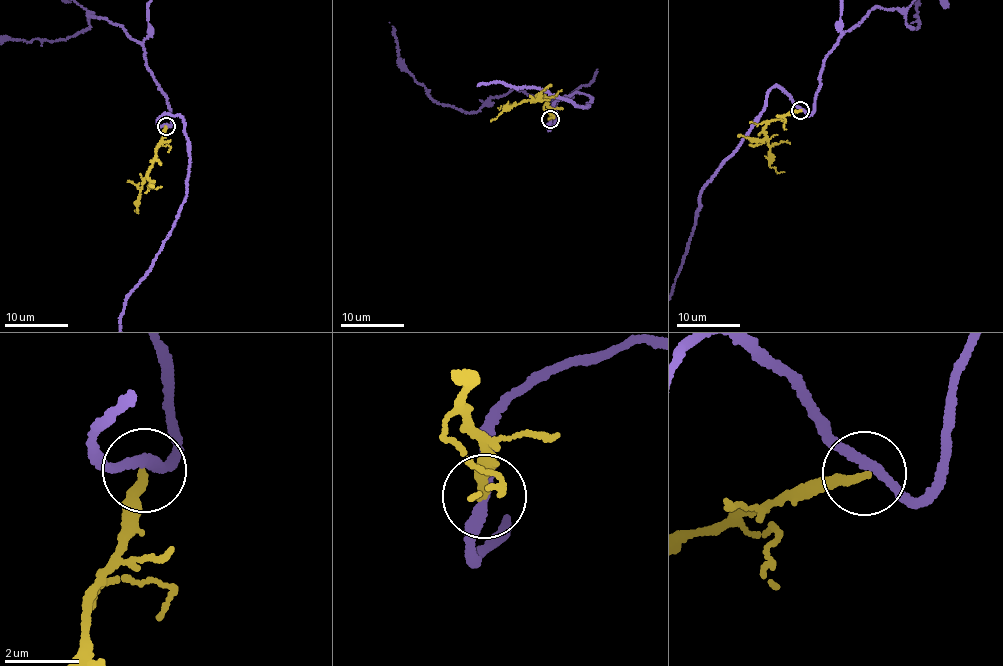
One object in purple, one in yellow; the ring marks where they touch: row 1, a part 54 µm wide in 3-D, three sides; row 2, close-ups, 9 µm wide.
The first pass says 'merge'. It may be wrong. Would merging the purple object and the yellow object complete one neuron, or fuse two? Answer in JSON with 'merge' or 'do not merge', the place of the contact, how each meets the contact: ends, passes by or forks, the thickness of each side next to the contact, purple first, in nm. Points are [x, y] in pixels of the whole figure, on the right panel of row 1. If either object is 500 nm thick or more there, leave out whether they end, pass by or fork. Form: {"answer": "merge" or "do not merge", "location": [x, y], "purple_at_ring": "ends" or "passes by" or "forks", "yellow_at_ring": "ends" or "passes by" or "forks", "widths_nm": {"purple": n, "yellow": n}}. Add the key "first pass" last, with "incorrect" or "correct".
{"answer": "do not merge", "location": [800, 110], "purple_at_ring": "passes by", "yellow_at_ring": "ends", "widths_nm": {"purple": 240, "yellow": 220}, "first pass": "incorrect"}

